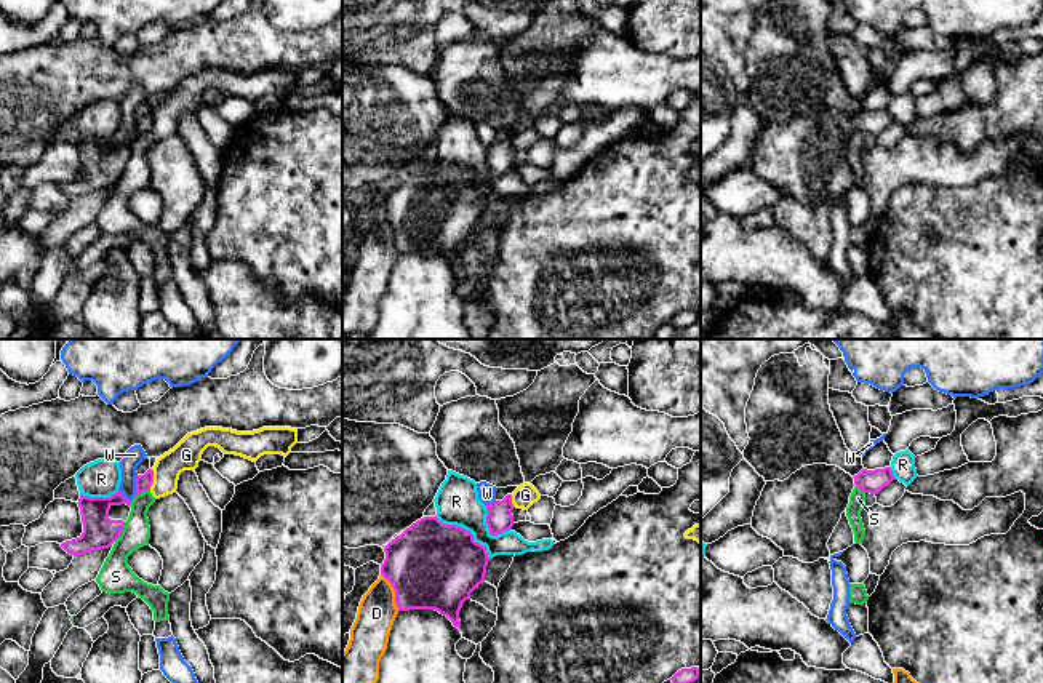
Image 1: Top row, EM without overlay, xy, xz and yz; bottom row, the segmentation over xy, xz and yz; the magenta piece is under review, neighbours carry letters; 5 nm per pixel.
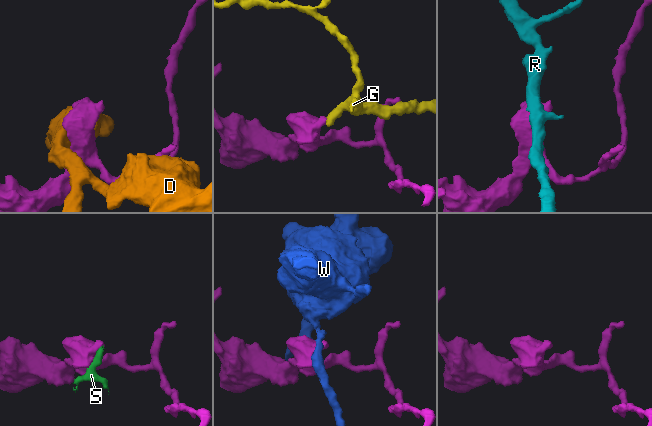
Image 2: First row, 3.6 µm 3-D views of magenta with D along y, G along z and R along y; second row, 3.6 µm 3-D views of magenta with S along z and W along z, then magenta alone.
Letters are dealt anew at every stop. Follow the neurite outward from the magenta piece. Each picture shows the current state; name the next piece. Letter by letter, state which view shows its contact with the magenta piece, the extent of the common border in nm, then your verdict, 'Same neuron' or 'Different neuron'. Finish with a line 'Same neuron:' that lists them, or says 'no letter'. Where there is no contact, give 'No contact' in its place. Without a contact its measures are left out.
D: Touches magenta in xz. Shared border 220 nm. Different neuron
G: Touches magenta in xy. Shared border 110 nm. Different neuron
R: Touches magenta in xz. Shared border 360 nm. Different neuron
S: Touches magenta in xy. Shared border 120 nm. Different neuron
W: Touches magenta in xy. Shared border 110 nm. Different neuron
Same neuron: no letter

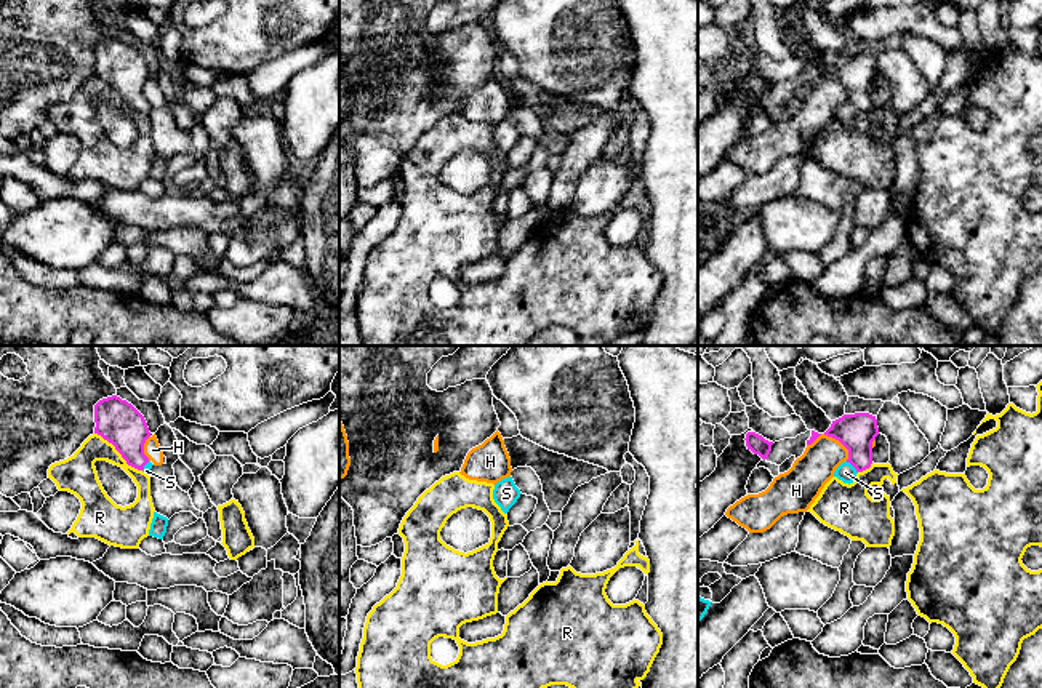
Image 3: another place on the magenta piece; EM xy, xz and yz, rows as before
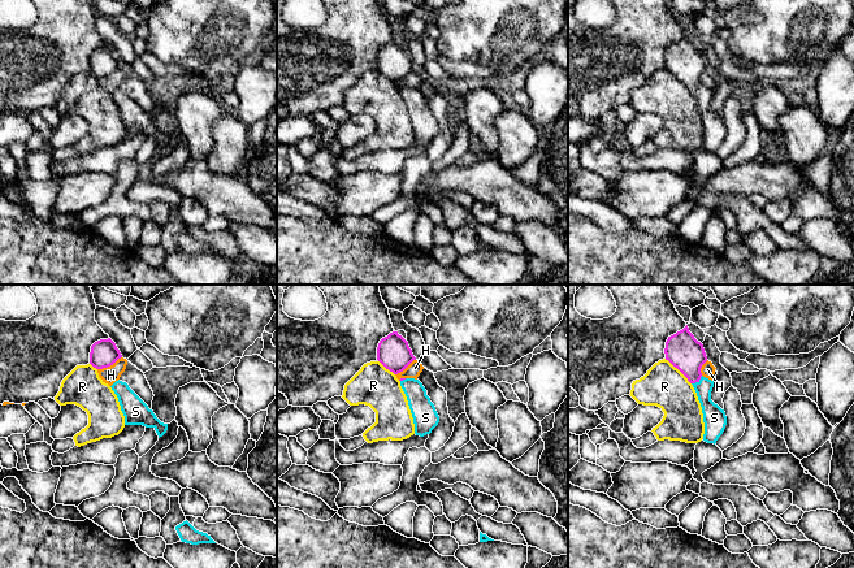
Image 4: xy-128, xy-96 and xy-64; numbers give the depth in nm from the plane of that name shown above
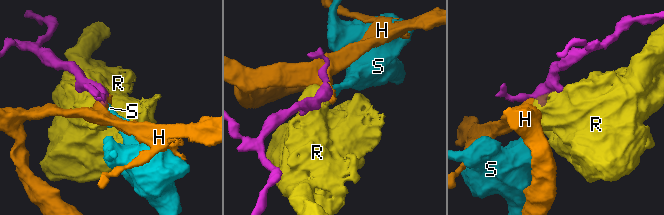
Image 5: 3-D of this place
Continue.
H: Touches magenta in yz. Shared border 220 nm. Different neuron
R: Touches magenta in xy. Shared border 300 nm. Different neuron
S: Touches magenta in yz. Shared border 90 nm. Same neuron
Same neuron: S

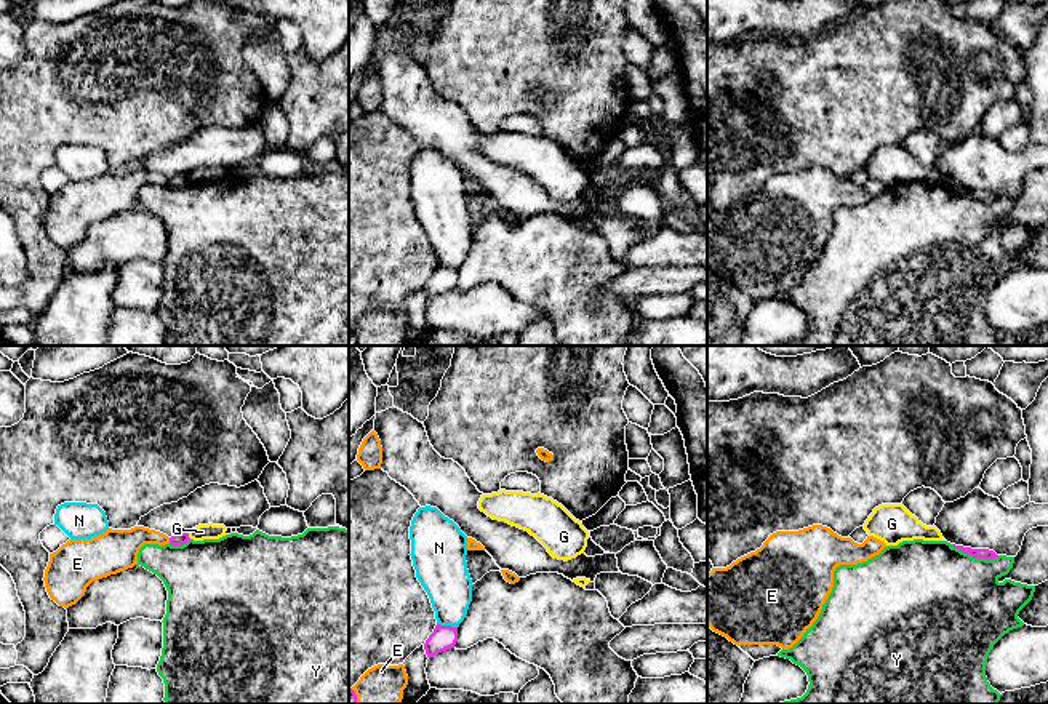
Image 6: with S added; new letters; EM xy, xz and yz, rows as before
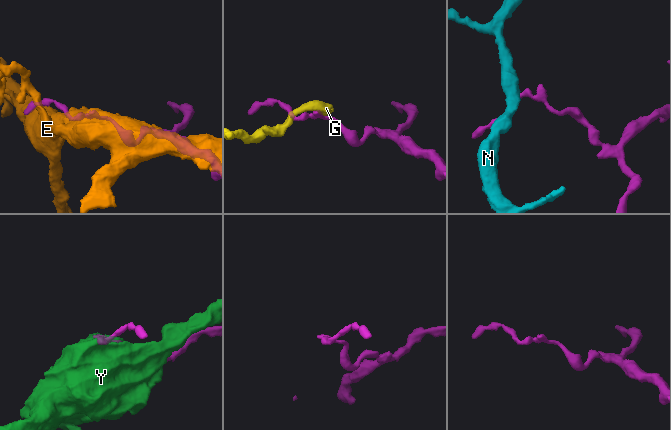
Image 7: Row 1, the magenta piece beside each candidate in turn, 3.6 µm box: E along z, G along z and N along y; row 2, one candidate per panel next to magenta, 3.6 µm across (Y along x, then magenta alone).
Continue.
E: Touches magenta in xy. Shared border 30 nm. Different neuron
G: Touches magenta in xy. Shared border 40 nm. Different neuron
N: Touches magenta in xz. Shared border 110 nm. Different neuron
Y: Touches magenta in yz. Shared border 260 nm. Different neuron
Same neuron: no letter

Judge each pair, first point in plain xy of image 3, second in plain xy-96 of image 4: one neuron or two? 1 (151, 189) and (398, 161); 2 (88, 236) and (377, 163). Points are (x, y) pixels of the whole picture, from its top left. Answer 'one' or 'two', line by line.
1: two
2: two

